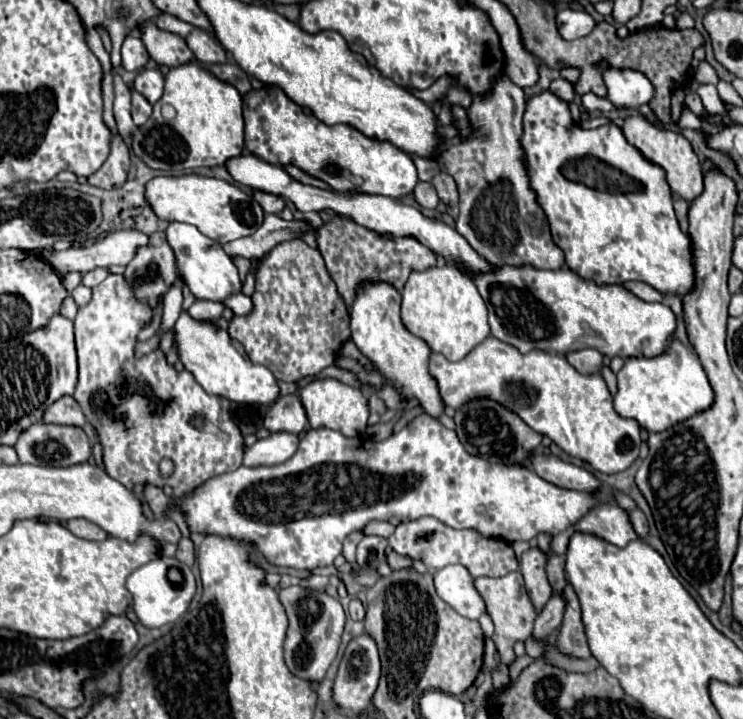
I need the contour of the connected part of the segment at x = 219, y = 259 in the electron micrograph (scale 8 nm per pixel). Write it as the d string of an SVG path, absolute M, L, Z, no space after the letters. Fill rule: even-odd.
M170 222L168 230L166 230L166 236L168 236L168 244L172 246L172 250L176 254L178 272L180 272L184 284L192 290L192 294L198 300L224 302L232 294L242 292L242 280L238 276L238 268L226 256L226 252L222 252L218 242L204 236L196 226L182 224L182 222Z

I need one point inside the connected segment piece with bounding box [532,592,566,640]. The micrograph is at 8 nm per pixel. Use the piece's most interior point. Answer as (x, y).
(551, 617)

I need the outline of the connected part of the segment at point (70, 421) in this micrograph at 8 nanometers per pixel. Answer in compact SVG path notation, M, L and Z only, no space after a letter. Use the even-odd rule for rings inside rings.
M62 396L50 408L46 408L42 422L82 428L86 424L86 418L82 416L82 410L78 408L78 404L76 404L76 400L72 396Z

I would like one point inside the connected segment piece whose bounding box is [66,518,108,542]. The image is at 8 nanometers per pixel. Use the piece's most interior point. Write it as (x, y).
(82, 528)

